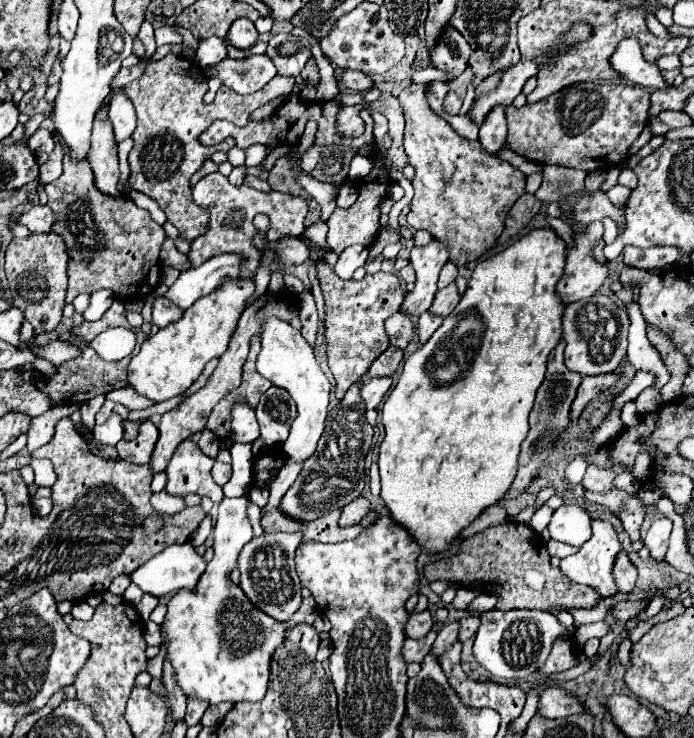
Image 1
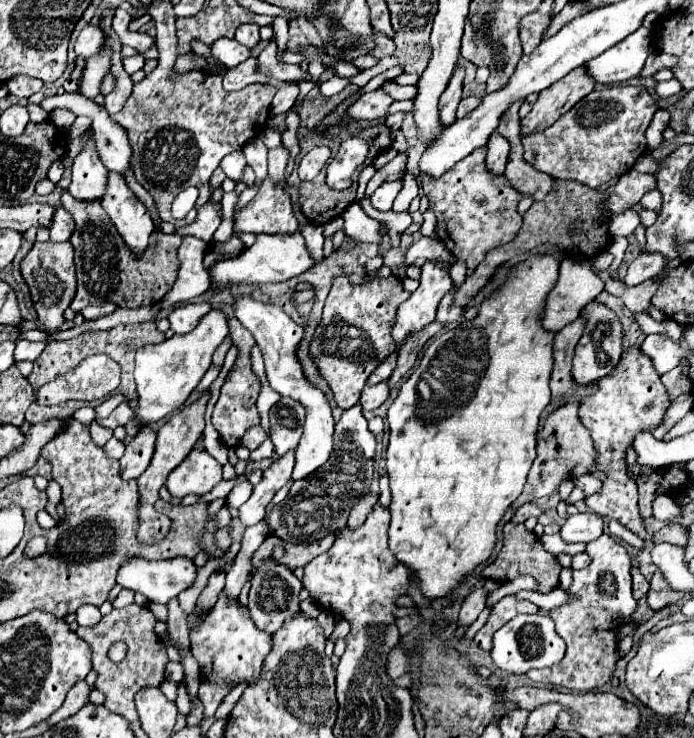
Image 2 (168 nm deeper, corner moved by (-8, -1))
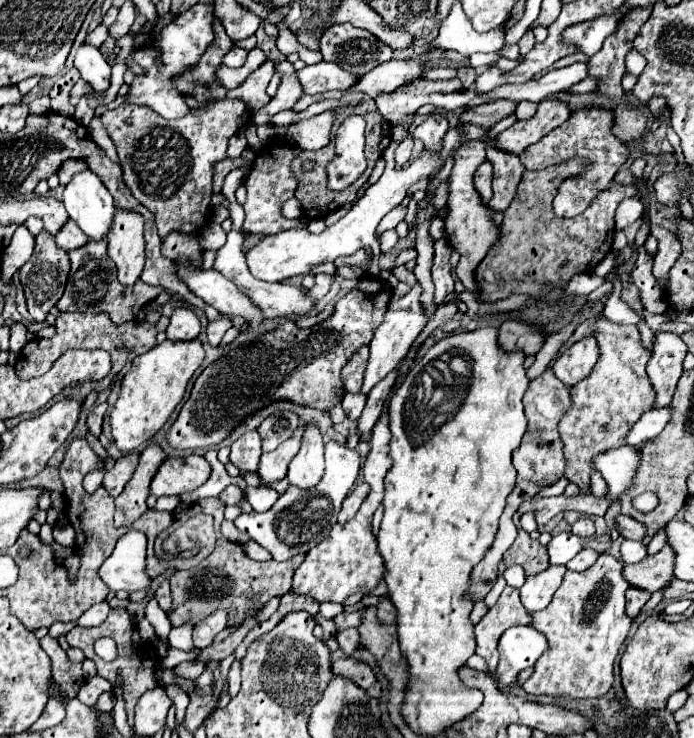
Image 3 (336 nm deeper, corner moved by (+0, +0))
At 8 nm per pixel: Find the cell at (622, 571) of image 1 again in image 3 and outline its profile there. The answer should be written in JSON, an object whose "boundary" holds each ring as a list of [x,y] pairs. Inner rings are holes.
{"boundary":[[[627,589],[625,613],[635,619],[643,609],[643,605],[649,601],[651,593],[648,591],[637,591],[637,589]]]}

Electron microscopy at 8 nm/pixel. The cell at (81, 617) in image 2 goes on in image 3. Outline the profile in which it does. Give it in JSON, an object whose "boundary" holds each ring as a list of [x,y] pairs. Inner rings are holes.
{"boundary":[[[55,622],[49,627],[48,634],[53,638],[58,638],[60,635],[68,634],[76,625],[77,622]]]}

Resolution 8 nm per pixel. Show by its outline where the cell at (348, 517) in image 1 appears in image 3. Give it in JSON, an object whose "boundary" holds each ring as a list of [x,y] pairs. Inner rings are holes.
{"boundary":[[[361,483],[361,485],[355,485],[355,489],[345,497],[345,501],[343,501],[343,507],[341,507],[341,511],[339,511],[339,523],[347,523],[351,517],[355,517],[355,513],[357,513],[357,509],[359,509],[359,505],[363,503],[363,499],[367,497],[367,493],[369,493],[369,485],[367,483]]]}

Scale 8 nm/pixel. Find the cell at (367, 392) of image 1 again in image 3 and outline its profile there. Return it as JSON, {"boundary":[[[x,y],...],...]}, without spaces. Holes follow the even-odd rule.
{"boundary":[[[345,393],[341,407],[349,419],[359,419],[365,401],[367,401],[367,397],[363,397],[361,393]]]}

